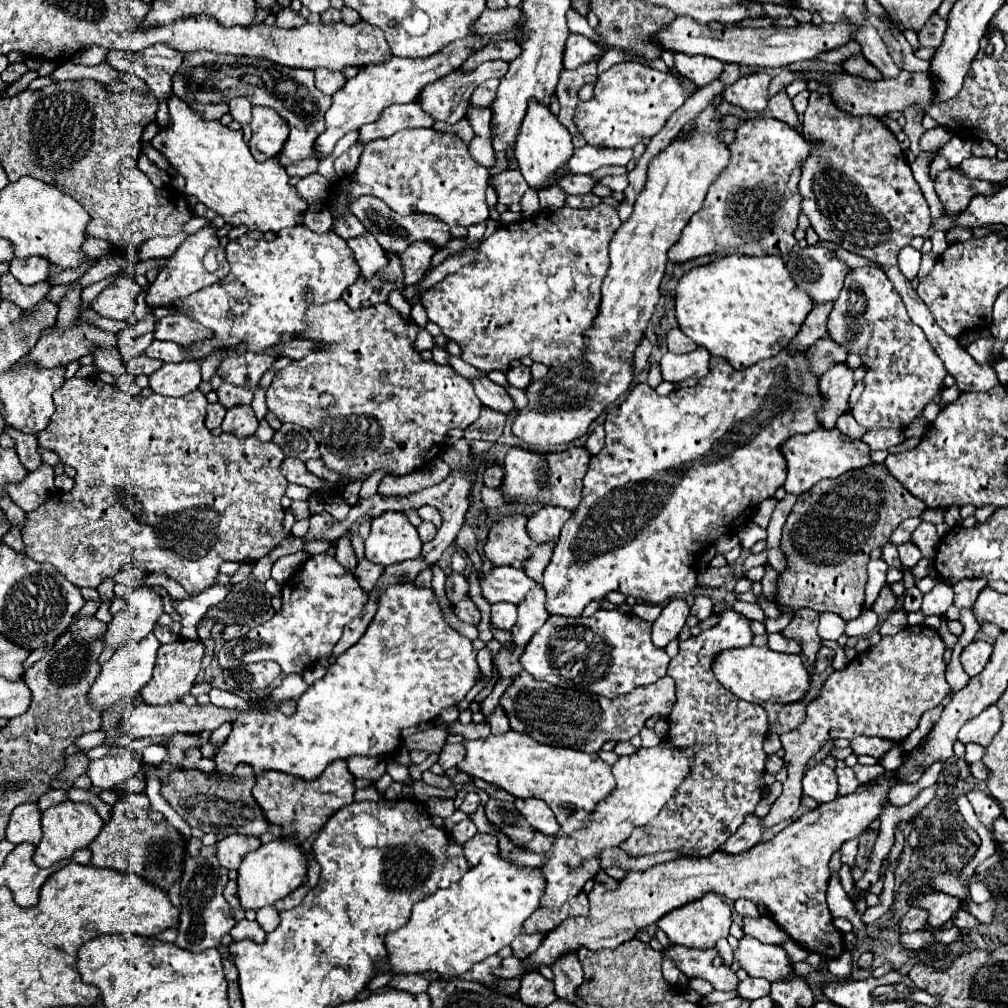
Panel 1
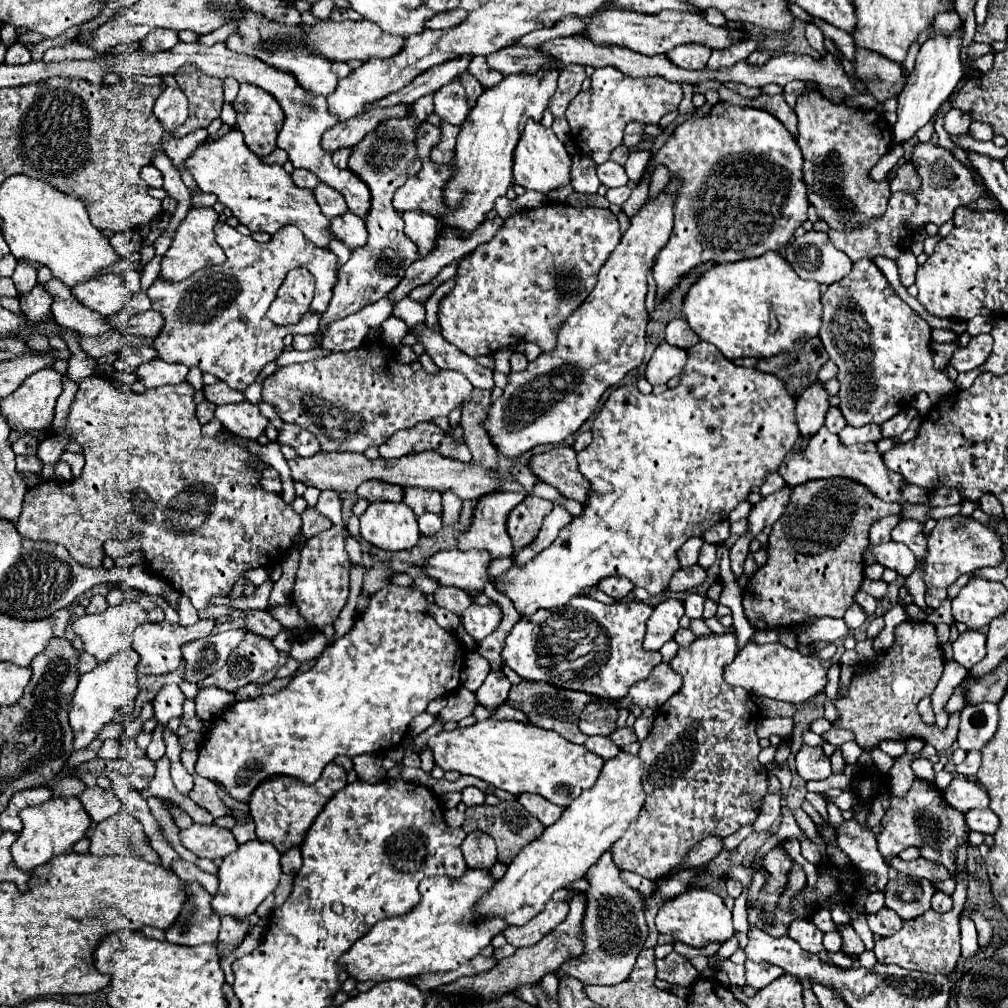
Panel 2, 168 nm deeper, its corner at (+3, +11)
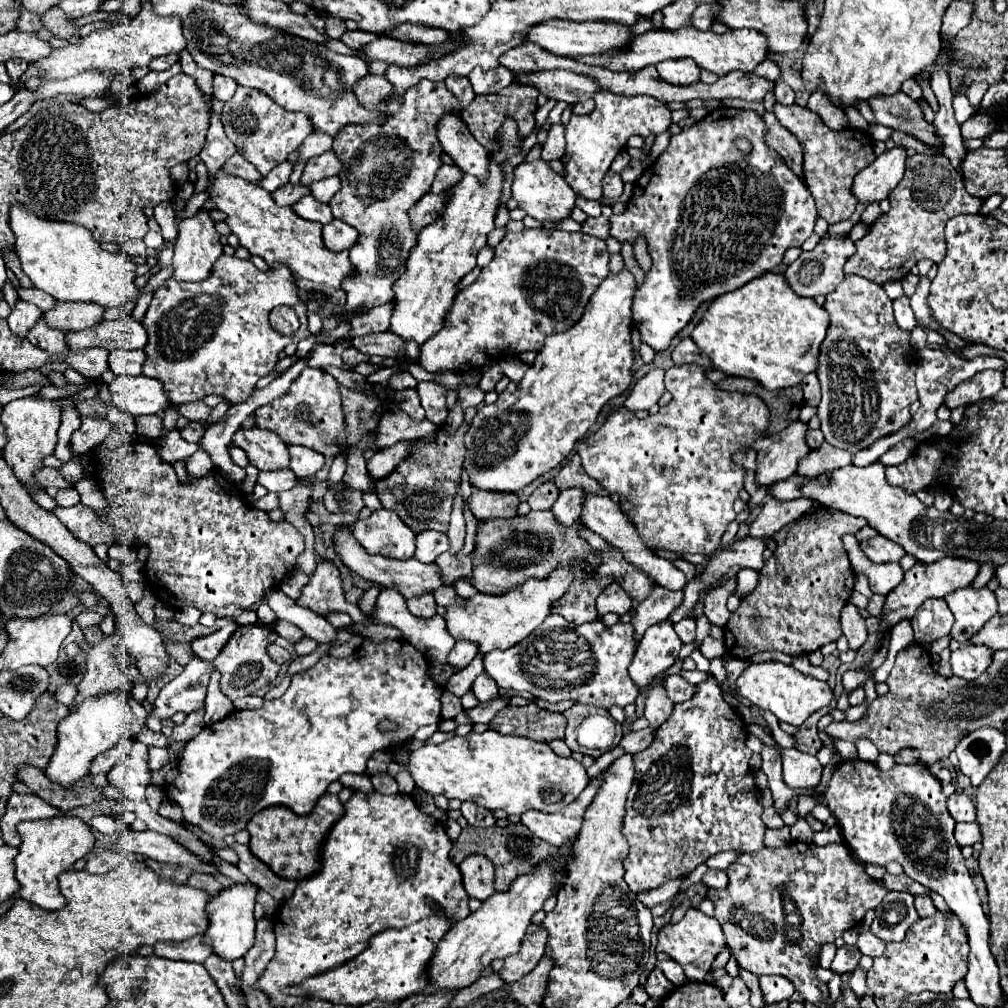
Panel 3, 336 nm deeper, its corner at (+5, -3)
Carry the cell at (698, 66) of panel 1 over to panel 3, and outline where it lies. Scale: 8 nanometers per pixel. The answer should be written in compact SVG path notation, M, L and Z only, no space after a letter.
M682 58L682 60L672 60L672 62L660 62L656 64L656 70L664 82L674 84L674 86L688 86L692 82L700 80L700 68L696 62Z

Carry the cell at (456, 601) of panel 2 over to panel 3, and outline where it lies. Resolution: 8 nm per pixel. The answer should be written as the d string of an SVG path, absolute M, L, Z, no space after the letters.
M422 594L422 596L416 596L416 598L408 598L406 604L408 604L408 610L414 616L432 618L436 614L436 602L434 602L432 594Z

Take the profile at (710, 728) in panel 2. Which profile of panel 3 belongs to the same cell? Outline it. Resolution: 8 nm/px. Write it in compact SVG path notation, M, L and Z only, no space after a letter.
M710 678L698 684L698 692L692 700L674 706L674 714L658 726L654 744L634 754L636 778L628 792L622 828L630 844L630 854L624 860L624 880L634 892L658 888L668 880L680 880L718 852L734 850L746 854L764 848L766 826L760 820L762 808L748 766L752 750L744 746L746 738L746 724L734 708L724 702L716 680Z

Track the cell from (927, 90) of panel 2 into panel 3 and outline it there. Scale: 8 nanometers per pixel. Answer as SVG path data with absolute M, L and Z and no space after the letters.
M904 148L886 150L868 168L864 168L852 184L852 194L862 204L882 202L898 186L904 174Z

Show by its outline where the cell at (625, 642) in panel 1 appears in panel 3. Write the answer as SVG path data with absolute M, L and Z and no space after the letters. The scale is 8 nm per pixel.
M552 614L512 650L488 652L484 656L484 670L498 688L530 692L548 702L578 700L580 704L610 710L612 706L624 708L638 696L636 686L632 686L628 678L628 662L632 662L634 650L632 624L618 622L608 628L598 620L592 624L586 622L584 626L572 626L562 616Z

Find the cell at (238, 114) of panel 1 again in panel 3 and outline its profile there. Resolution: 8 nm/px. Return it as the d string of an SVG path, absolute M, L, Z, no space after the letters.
M220 74L214 76L214 98L226 102L228 98L232 98L232 94L236 92L236 88L238 88L236 80L232 80L228 76L220 76Z

